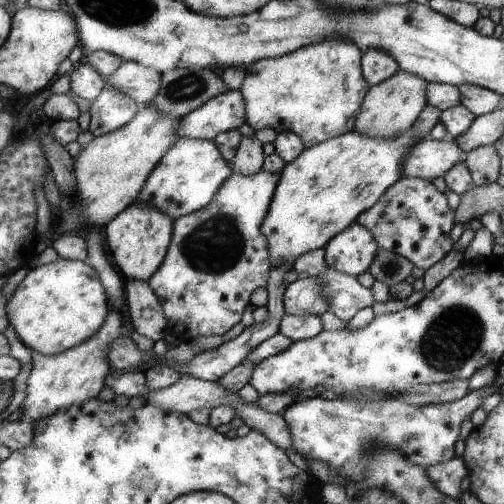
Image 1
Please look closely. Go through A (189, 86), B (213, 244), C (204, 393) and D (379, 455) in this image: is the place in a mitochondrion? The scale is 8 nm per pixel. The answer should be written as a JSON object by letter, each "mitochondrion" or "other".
{"A":"mitochondrion","B":"mitochondrion","C":"other","D":"mitochondrion"}

